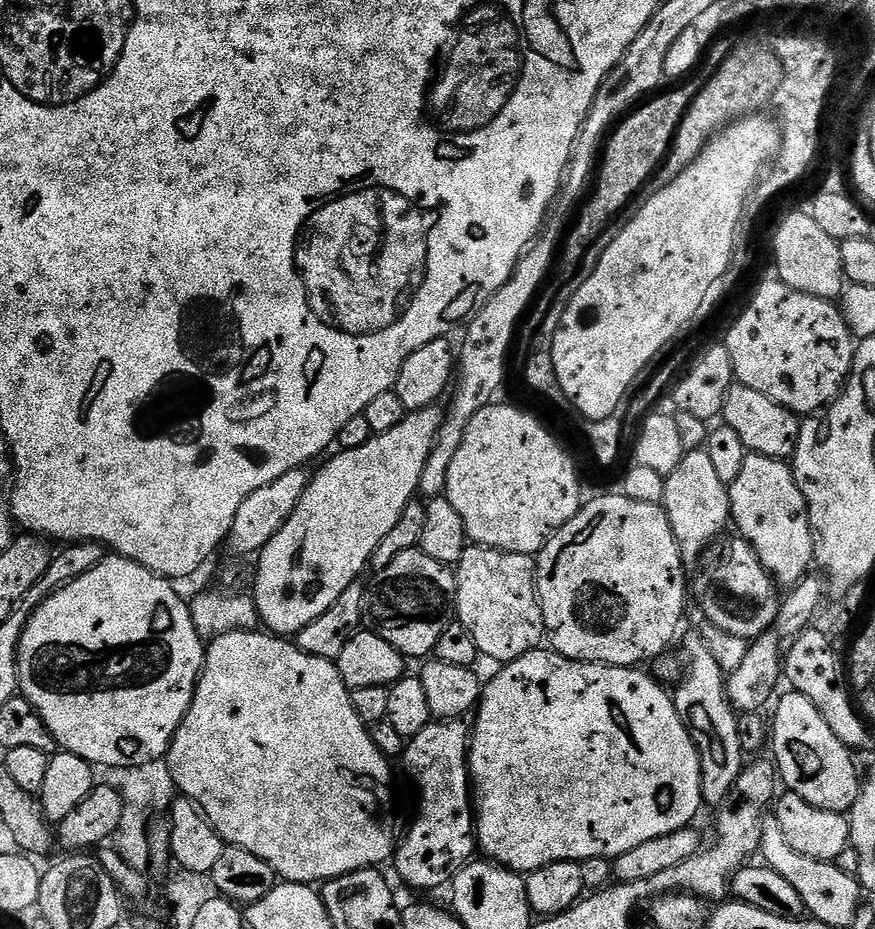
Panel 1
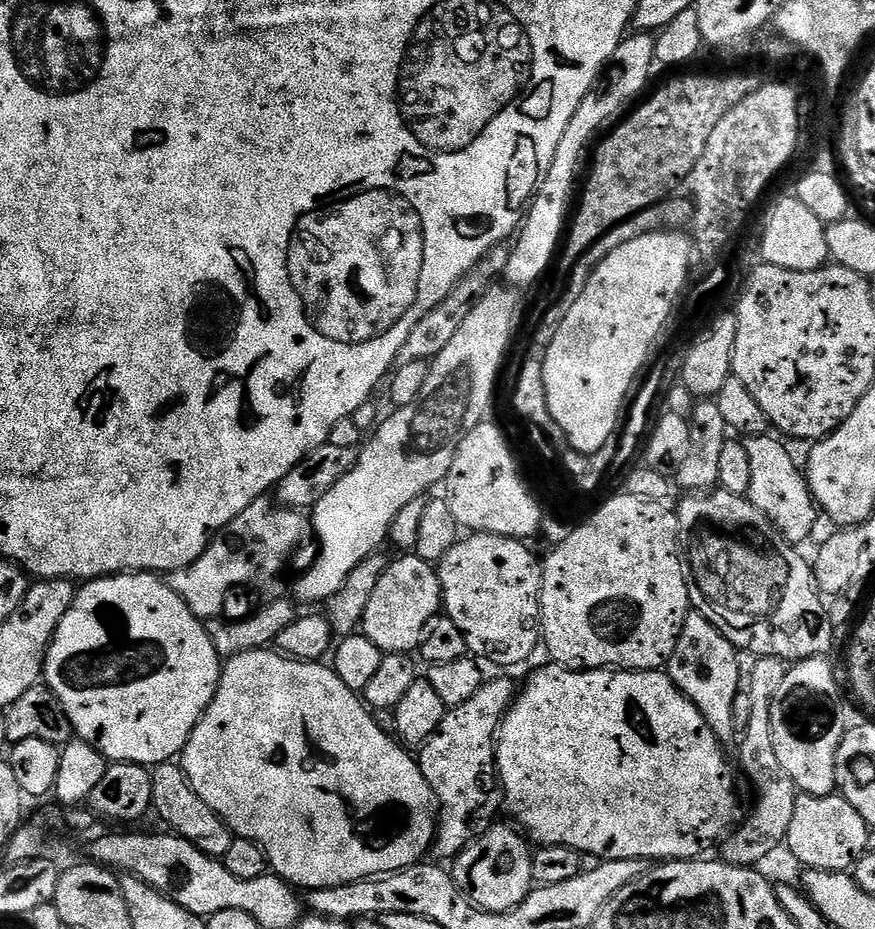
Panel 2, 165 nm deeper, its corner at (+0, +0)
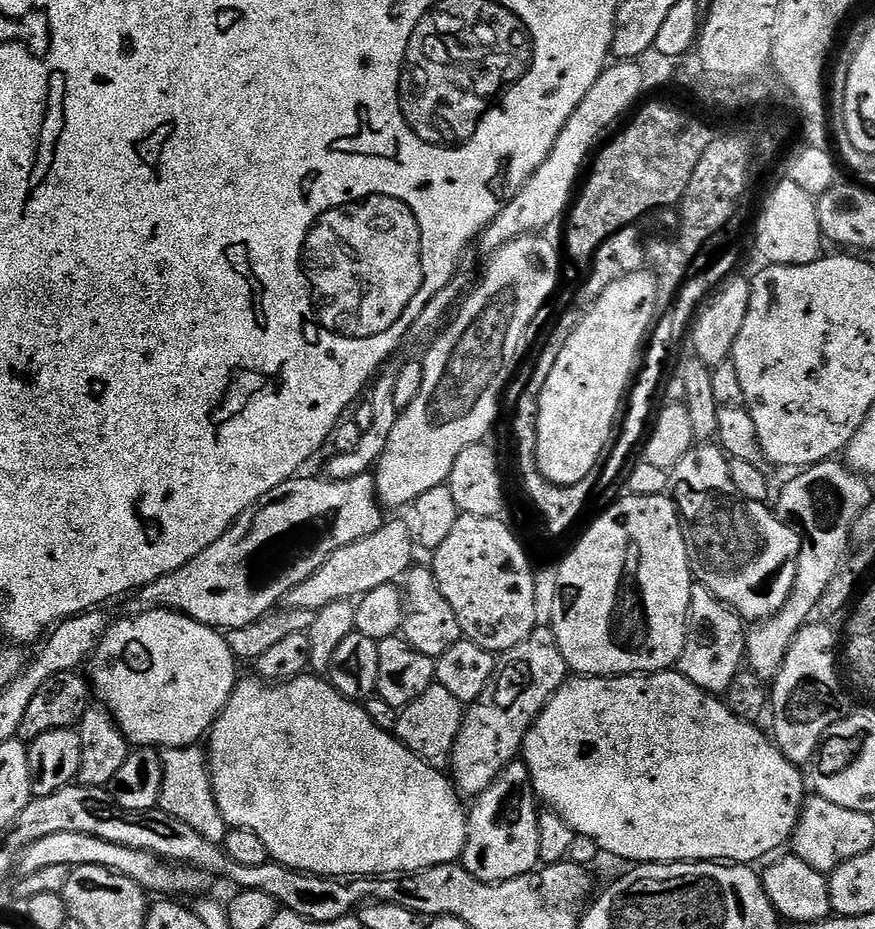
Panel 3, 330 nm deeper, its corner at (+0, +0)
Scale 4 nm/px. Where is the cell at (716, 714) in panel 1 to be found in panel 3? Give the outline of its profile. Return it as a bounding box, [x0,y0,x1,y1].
[678,583,746,693]

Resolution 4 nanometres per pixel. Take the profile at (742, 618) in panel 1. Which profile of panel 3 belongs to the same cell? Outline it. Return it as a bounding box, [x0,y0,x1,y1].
[670,443,800,622]

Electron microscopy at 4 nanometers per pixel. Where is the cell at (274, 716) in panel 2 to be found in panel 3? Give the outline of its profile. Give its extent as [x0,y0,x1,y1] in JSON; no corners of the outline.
[206,674,468,878]

